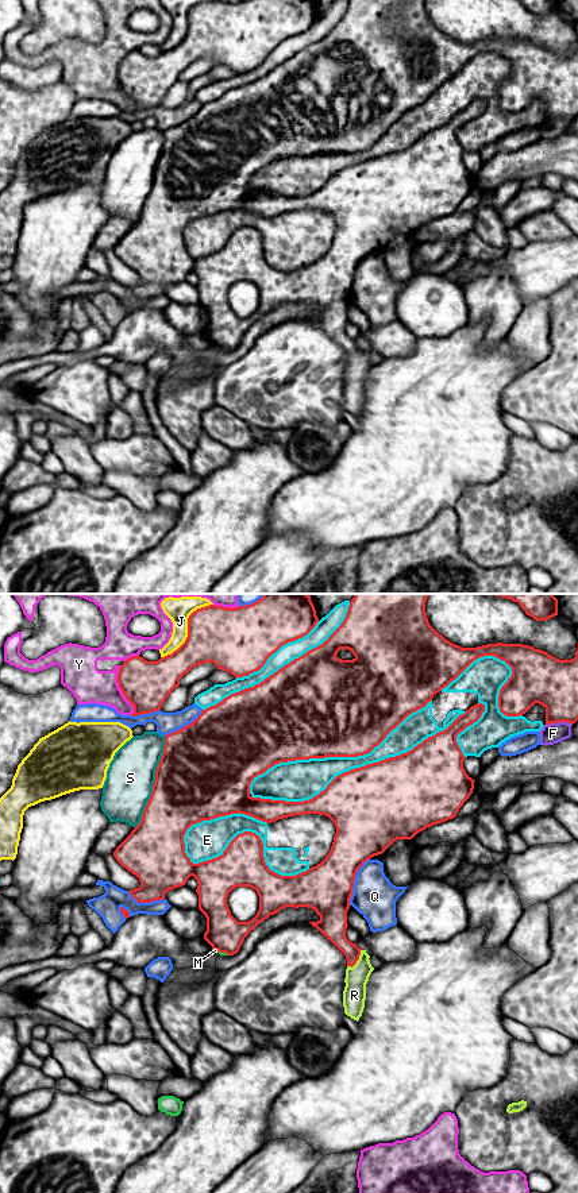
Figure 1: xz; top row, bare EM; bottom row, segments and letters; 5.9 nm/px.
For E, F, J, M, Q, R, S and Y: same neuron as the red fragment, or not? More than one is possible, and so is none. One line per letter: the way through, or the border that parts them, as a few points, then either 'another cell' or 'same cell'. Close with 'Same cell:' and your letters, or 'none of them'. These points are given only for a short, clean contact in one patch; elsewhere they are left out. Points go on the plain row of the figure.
E: another cell
F: another cell
J: another cell
M: another cell
Q: another cell
R: way xz (334, 320), (338, 334), (358, 354), (354, 390); same cell
S: another cell
Y: another cell
Same cell: R

